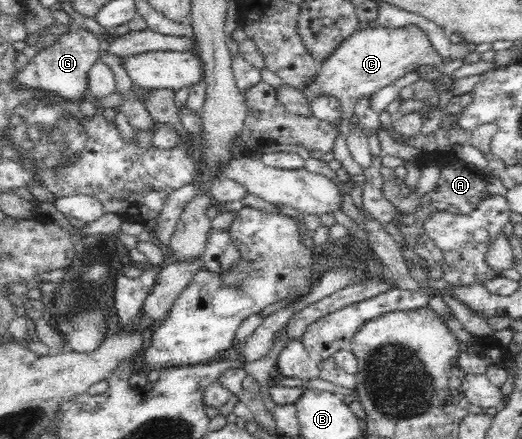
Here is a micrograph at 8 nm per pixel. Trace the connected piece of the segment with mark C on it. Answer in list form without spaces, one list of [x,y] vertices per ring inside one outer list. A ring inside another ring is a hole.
[[[406,25],[396,29],[382,26],[358,29],[336,48],[326,61],[322,61],[316,75],[305,84],[304,93],[309,99],[322,94],[340,100],[342,108],[340,133],[334,141],[332,152],[334,159],[339,160],[351,176],[363,174],[363,168],[354,161],[346,143],[356,100],[363,97],[370,98],[379,89],[384,89],[397,79],[416,71],[416,67],[420,65],[440,66],[443,61],[444,58],[436,52],[426,33],[416,25]]]

